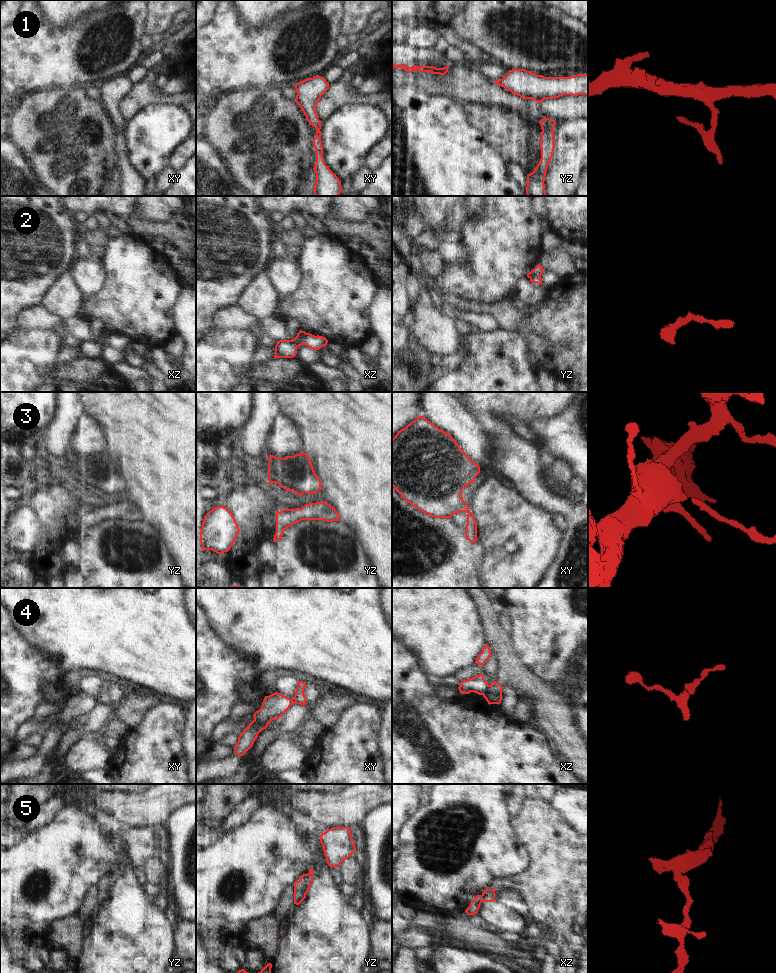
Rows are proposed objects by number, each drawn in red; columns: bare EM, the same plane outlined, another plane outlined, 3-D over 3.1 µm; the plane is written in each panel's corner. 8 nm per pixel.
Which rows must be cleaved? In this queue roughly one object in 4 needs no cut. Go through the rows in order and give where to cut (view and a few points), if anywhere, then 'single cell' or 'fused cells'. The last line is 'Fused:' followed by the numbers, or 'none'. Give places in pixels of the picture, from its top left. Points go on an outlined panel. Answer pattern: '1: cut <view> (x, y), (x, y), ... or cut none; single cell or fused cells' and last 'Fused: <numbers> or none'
1: cut none; single cell
2: cut xz (307, 333), (303, 336), (303, 343); fused cells
3: cut yz (278, 511), (276, 513); fused cells
4: cut xz (489, 685), (483, 695); fused cells
5: cut xz (481, 895), (483, 900); fused cells
Fused: 2, 3, 4, 5

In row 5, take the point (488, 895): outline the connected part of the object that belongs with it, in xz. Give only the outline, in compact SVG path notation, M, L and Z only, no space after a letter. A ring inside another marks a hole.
M485 889L482 893L483 901L492 902L495 901L496 889Z

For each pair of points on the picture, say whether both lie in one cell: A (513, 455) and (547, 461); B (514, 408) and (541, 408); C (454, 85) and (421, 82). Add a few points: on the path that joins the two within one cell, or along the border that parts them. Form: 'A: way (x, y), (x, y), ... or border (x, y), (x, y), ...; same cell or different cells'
A: border (539, 450), (539, 461), (547, 477); different cells
B: way (521, 408), (534, 408); same cell
C: way (446, 85), (429, 83); same cell

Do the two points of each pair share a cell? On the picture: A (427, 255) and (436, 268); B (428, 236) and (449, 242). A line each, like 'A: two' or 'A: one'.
A: one
B: two

